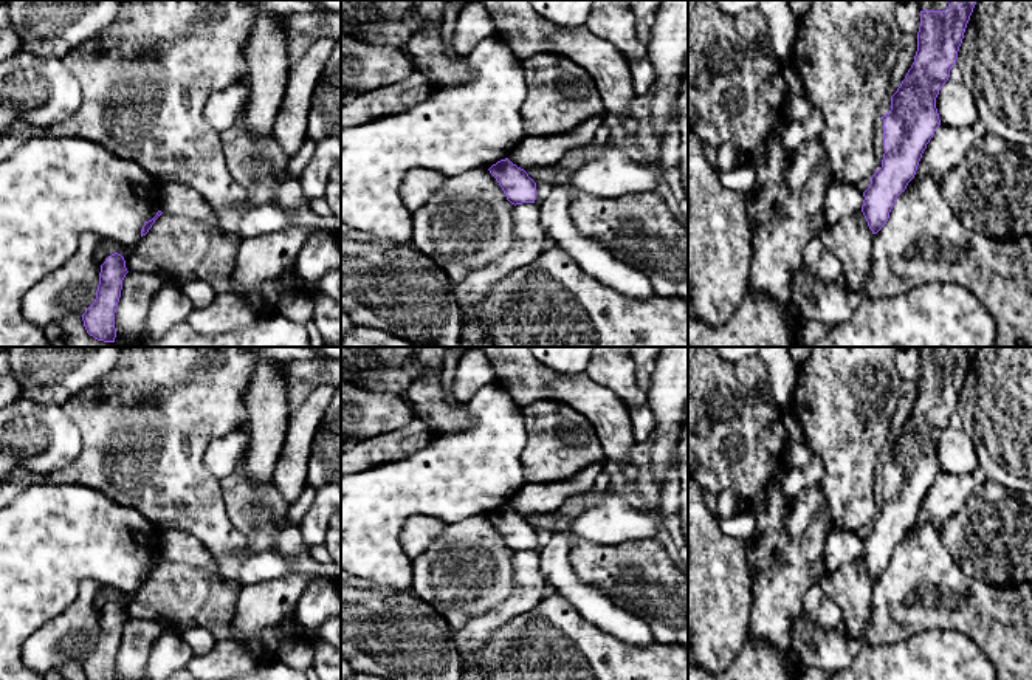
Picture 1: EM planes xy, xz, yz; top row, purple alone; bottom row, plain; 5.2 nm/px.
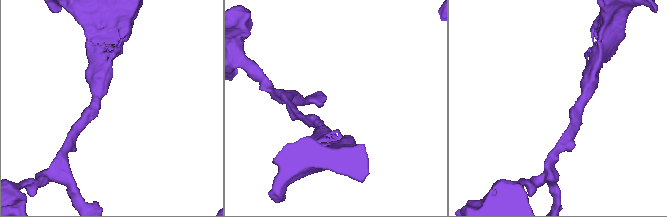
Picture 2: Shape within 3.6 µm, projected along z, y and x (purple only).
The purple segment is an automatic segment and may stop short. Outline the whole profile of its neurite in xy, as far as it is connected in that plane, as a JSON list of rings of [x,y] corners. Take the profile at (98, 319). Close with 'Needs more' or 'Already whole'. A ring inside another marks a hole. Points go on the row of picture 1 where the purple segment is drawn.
[[[118,252],[101,265],[96,299],[82,314],[87,333],[98,341],[115,342],[115,313],[127,273],[126,260]]]. Already whole

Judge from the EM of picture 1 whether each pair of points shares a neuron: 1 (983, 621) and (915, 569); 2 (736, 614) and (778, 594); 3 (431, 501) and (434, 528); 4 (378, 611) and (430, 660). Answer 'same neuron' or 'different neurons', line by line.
1: same neuron
2: different neurons
3: different neurons
4: same neuron

